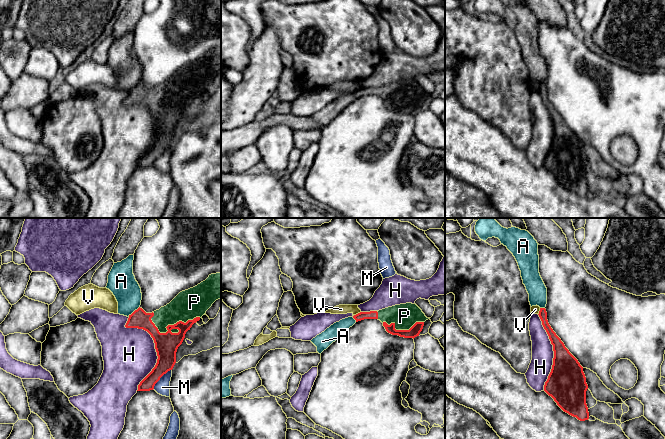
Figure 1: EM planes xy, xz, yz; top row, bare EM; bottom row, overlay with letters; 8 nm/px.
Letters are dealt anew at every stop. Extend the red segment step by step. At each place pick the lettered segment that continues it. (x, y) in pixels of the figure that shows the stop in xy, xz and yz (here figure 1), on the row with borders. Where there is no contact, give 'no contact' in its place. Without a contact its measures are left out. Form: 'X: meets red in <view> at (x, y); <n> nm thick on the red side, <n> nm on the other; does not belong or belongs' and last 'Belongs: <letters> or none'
A: meets red in xy at (134, 311); 150 nm thick on the red side, 220 nm on the other; does not belong
H: meets red in xy at (155, 346); 190 nm thick on the red side, 420 nm on the other; does not belong
M: meets red in xy at (160, 377); 180 nm thick on the red side, 120 nm on the other; does not belong
P: meets red in xy at (171, 325); 190 nm thick on the red side, 240 nm on the other; belongs
V: meets red in xz at (358, 313); 70 nm thick on the red side, 80 nm on the other; does not belong
Belongs: P

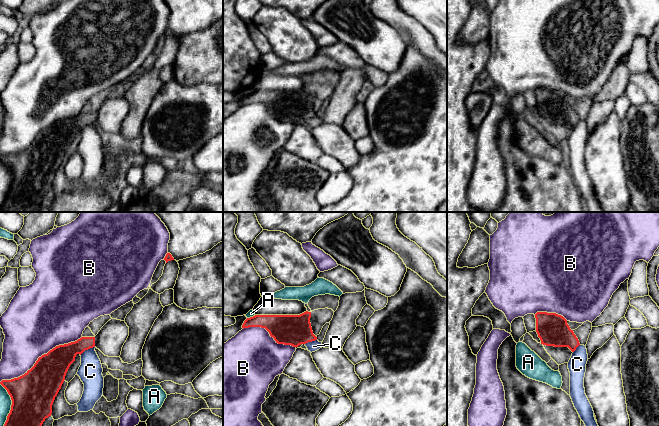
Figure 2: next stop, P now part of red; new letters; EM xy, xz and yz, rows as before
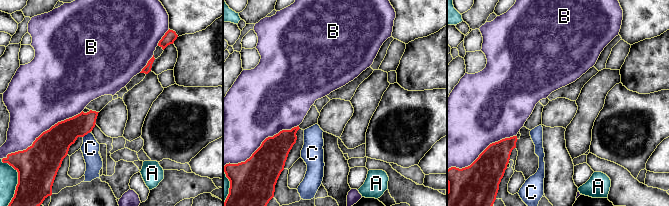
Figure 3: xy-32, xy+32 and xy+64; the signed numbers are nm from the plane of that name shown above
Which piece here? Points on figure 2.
A: meets red in xy at (12, 404); 340 nm thick on the red side, 100 nm on the other; does not belong
B: meets red in xy at (39, 357); 320 nm thick on the red side, 460 nm on the other; does not belong
C: meets red in xy at (87, 349); 200 nm thick on the red side, 190 nm on the other; does not belong
Belongs: none

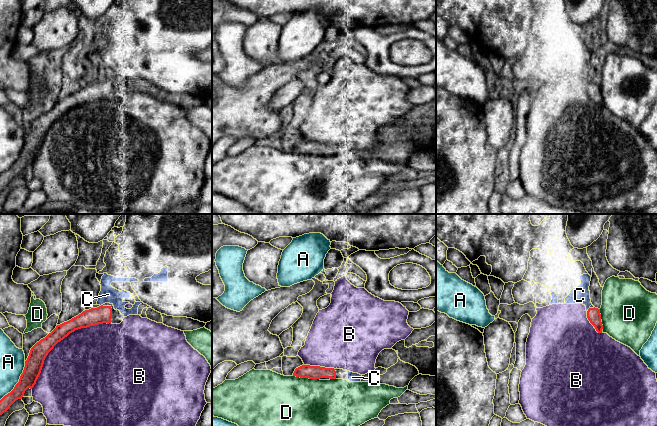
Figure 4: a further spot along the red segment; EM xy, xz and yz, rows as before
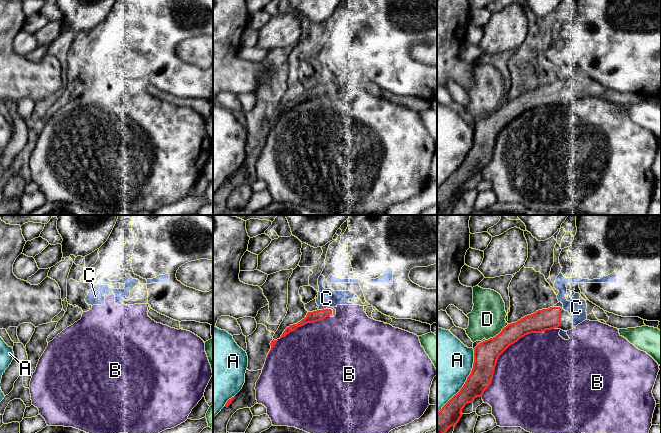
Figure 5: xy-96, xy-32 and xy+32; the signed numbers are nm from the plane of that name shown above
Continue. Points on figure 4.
A: meets red in xy at (19, 381); 140 nm thick on the red side, 200 nm on the other; does not belong
B: meets red in xy at (61, 339); 140 nm thick on the red side, 480 nm on the other; does not belong
C: meets red in yz at (588, 309); 110 nm thick on the red side, 140 nm on the other; belongs
D: meets red in xz at (306, 377); 110 nm thick on the red side, 400 nm on the other; does not belong
Belongs: C

